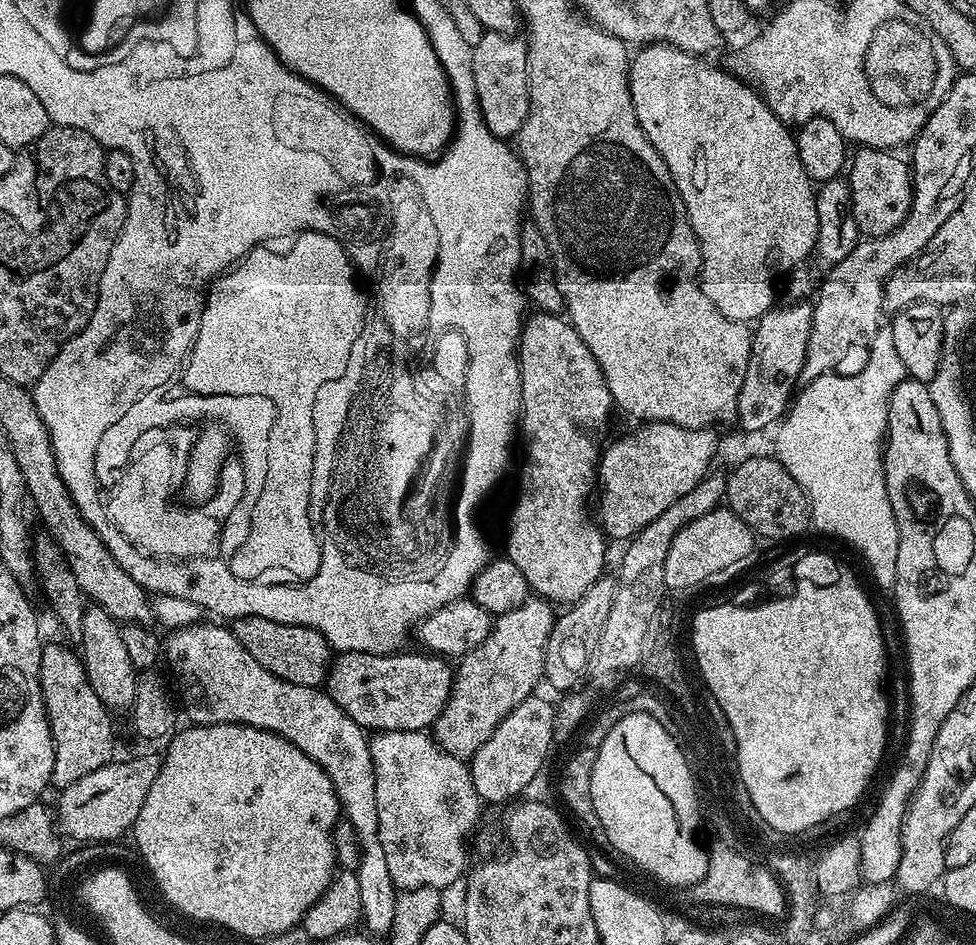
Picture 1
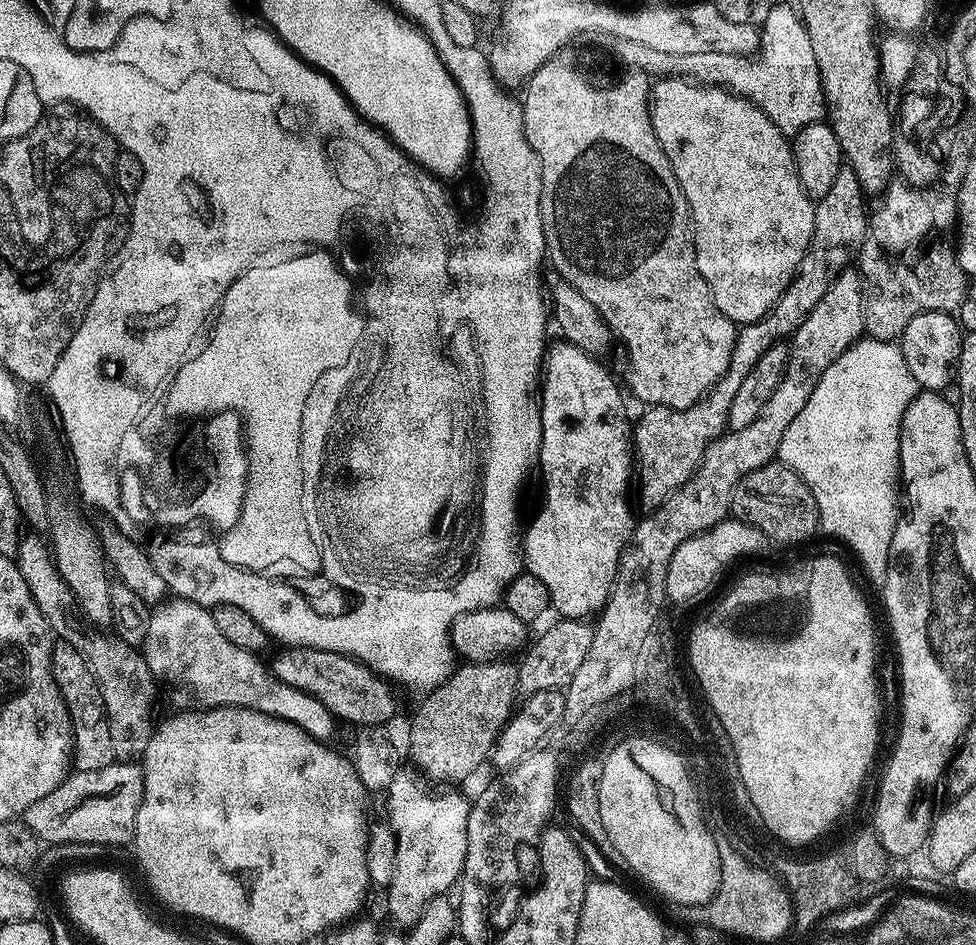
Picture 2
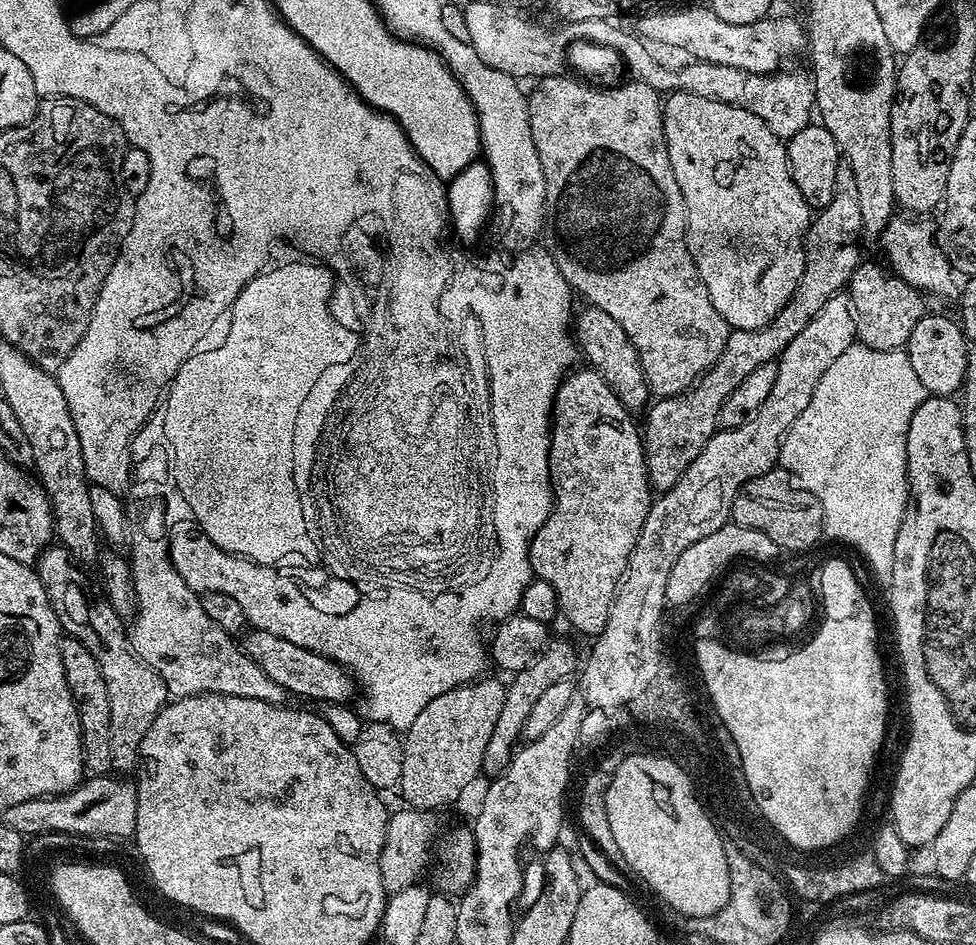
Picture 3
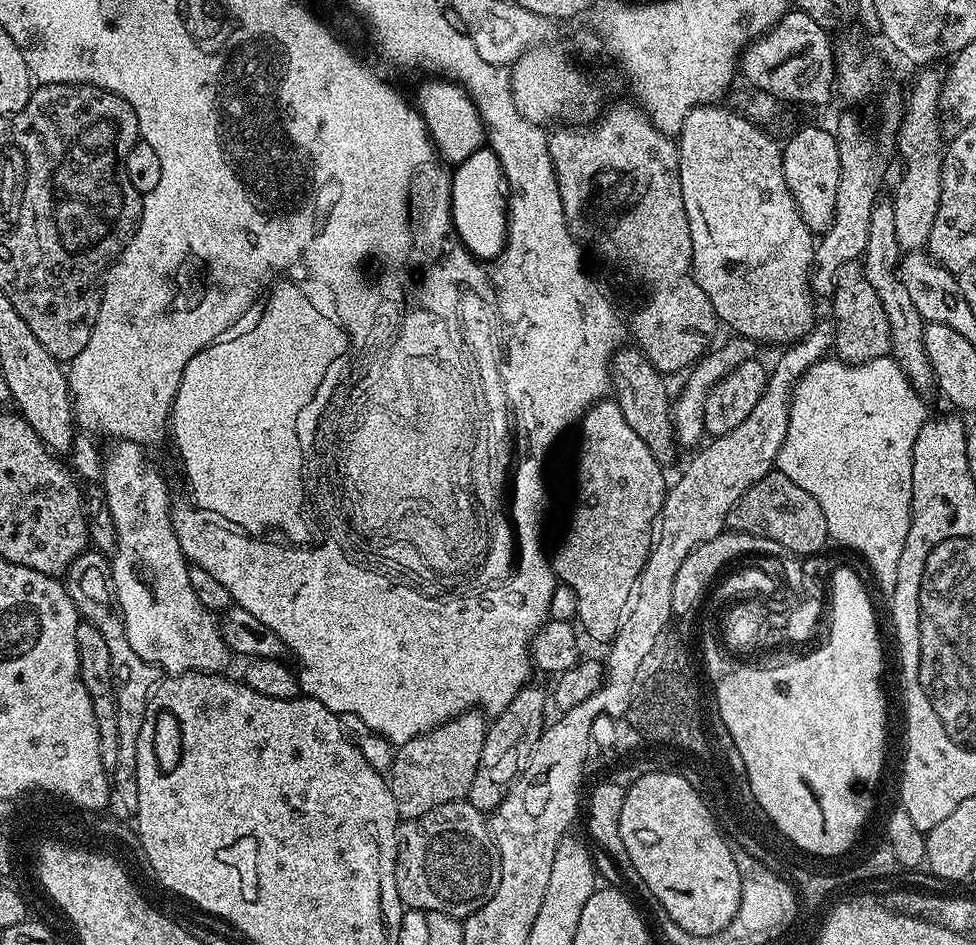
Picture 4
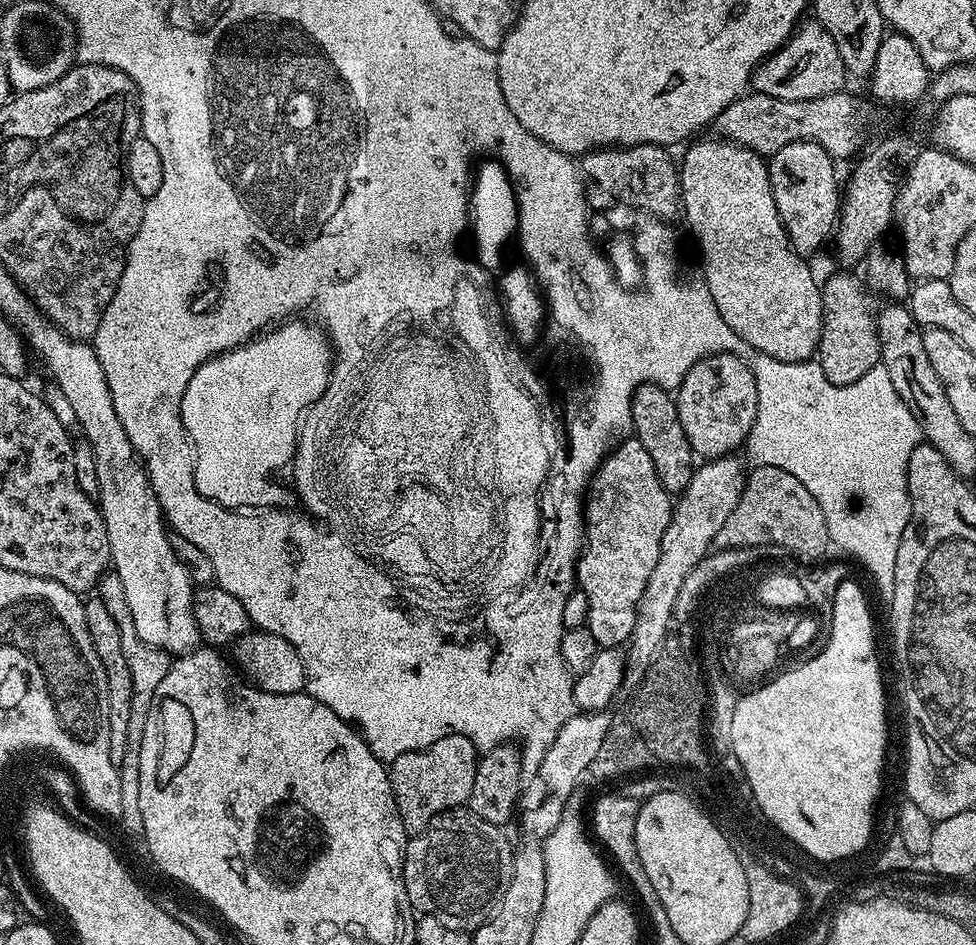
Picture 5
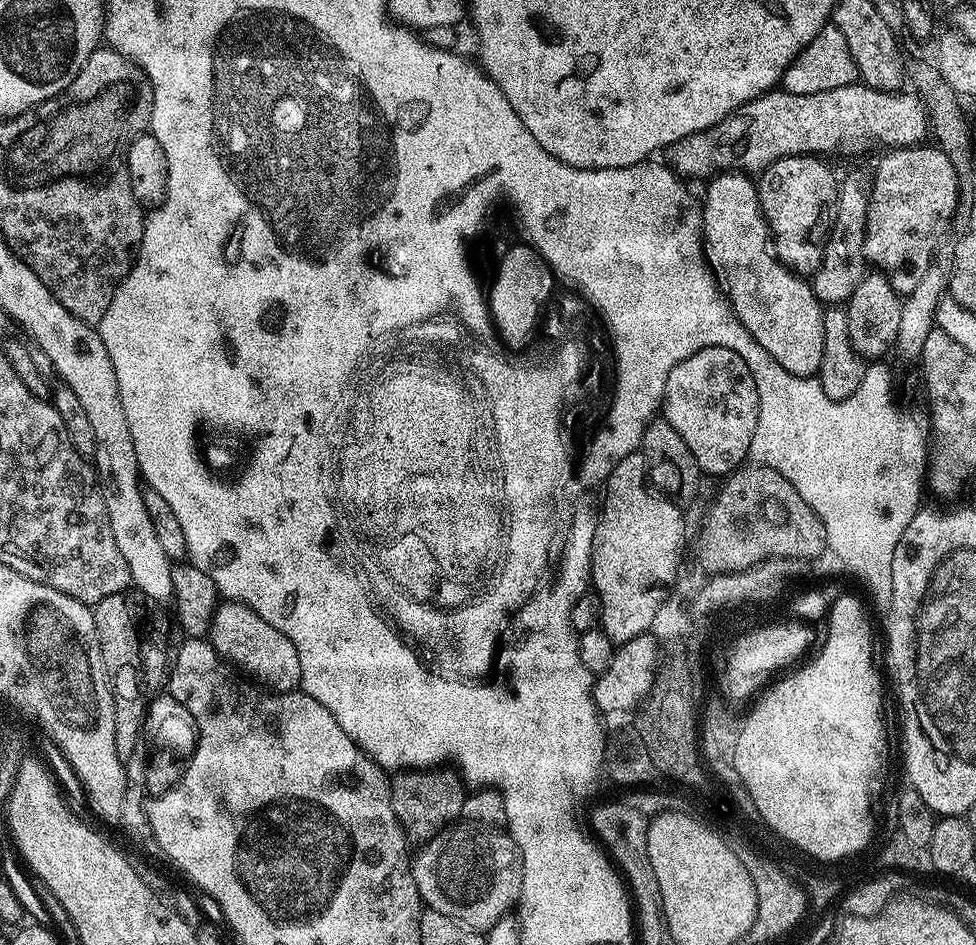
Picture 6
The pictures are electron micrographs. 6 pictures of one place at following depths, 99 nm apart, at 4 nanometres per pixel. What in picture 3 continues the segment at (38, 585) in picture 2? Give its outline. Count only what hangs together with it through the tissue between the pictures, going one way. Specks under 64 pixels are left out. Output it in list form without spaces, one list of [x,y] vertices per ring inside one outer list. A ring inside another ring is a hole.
[[[62,546],[45,548],[34,565],[42,586],[48,589],[48,597],[56,609],[61,629],[67,635],[81,640],[90,654],[94,654],[98,670],[102,670],[106,694],[110,694],[110,747],[114,754],[112,767],[117,773],[132,774],[137,771],[140,762],[142,738],[146,738],[150,722],[154,722],[164,705],[169,703],[170,693],[160,675],[149,664],[142,662],[139,654],[132,649],[125,617],[119,616],[104,598],[92,604],[91,598],[78,585],[72,584],[80,576],[75,566],[73,557]],[[60,584],[68,585],[60,592]]]

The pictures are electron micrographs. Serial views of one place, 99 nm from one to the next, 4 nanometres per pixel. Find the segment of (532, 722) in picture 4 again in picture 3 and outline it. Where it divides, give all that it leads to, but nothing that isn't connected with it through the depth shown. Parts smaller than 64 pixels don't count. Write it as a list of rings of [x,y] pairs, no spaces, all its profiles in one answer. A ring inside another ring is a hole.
[[[553,639],[535,660],[531,660],[521,672],[515,673],[511,677],[512,685],[509,683],[504,693],[502,711],[498,713],[498,723],[494,725],[494,734],[490,734],[490,742],[486,745],[482,769],[485,777],[488,775],[488,778],[495,778],[508,769],[508,763],[512,761],[512,757],[521,743],[526,718],[530,718],[530,709],[534,706],[534,702],[538,702],[538,698],[548,687],[554,686],[554,682],[569,679],[577,671],[577,668],[575,646],[568,640]]]

